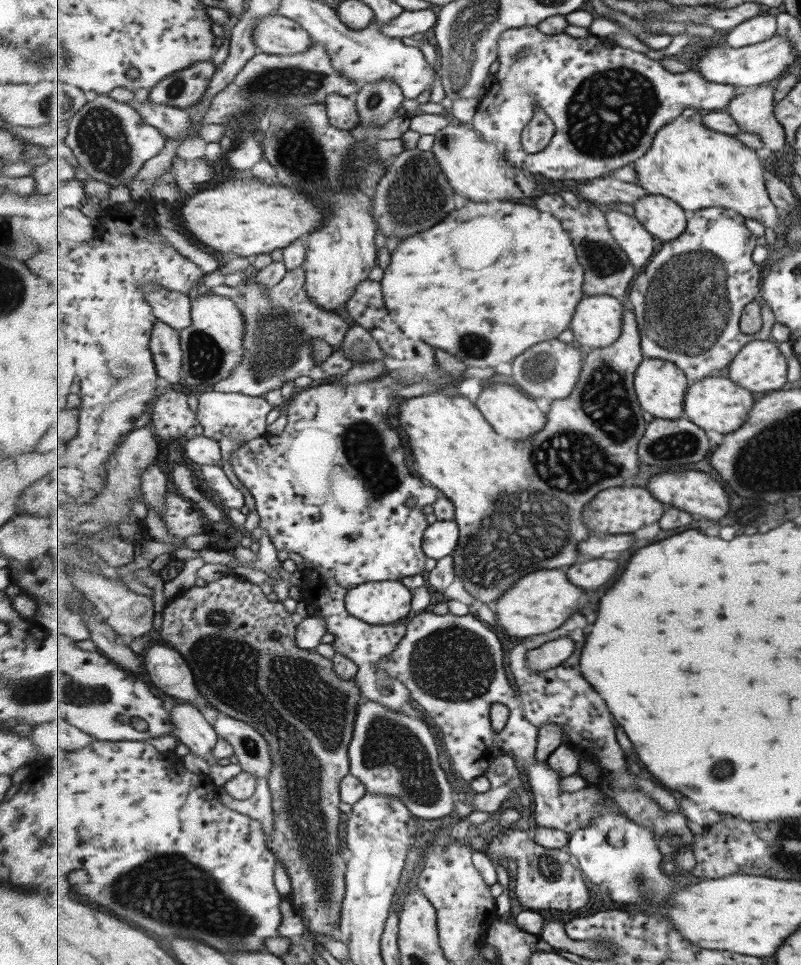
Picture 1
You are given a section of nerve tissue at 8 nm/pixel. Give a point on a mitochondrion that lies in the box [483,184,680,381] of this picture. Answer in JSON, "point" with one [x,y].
{"point":[603,259]}

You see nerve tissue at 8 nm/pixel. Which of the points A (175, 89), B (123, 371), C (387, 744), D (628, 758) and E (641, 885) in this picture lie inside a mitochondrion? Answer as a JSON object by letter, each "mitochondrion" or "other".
{"A":"mitochondrion","B":"mitochondrion","C":"mitochondrion","D":"other","E":"mitochondrion"}

